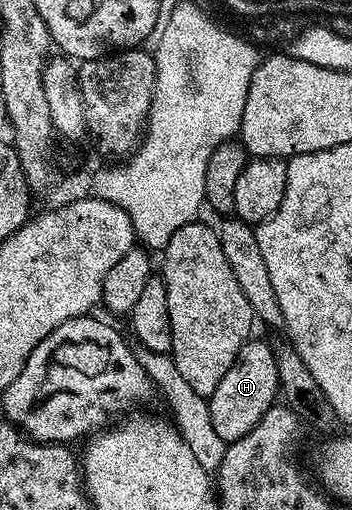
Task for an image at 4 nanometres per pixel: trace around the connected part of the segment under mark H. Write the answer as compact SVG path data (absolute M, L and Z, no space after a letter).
M248 340L240 348L232 368L224 372L224 380L220 380L216 392L212 392L208 400L216 436L220 436L220 440L227 444L240 440L240 436L248 436L248 432L256 428L264 412L268 412L268 408L275 405L280 394L274 347L269 341L267 343L254 341Z

